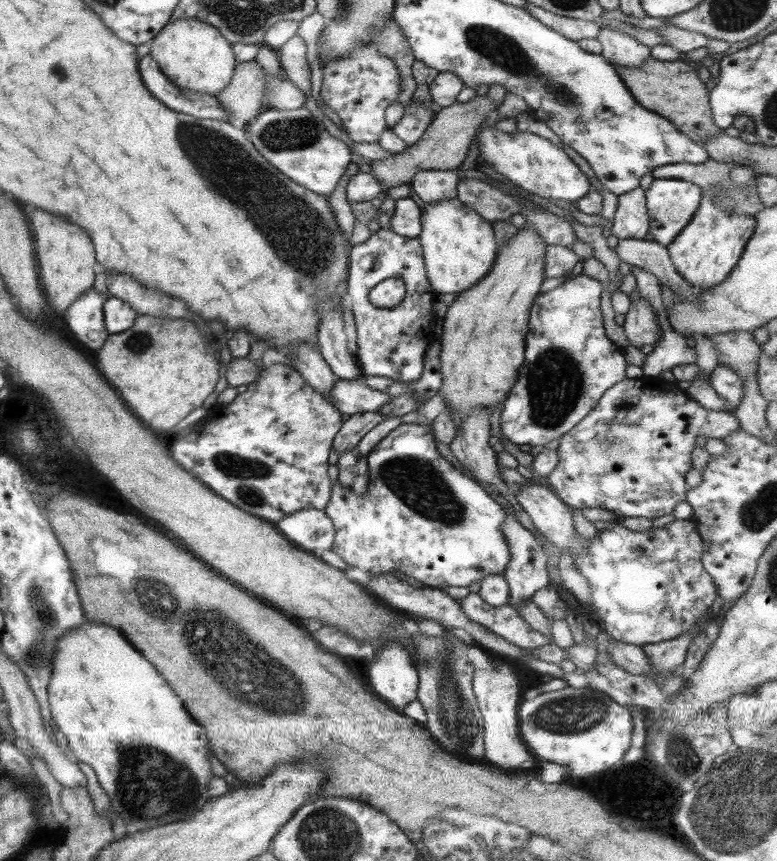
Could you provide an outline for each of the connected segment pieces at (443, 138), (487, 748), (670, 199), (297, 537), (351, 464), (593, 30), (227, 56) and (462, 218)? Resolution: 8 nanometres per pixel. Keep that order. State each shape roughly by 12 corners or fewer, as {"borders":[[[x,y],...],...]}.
{"borders":[[[487,95],[441,107],[415,144],[371,161],[388,190],[420,170],[455,171],[497,108]],[[488,655],[472,693],[484,760],[510,771],[536,762],[519,738],[515,672]],[[654,178],[644,190],[647,238],[664,247],[697,210],[702,189]],[[308,508],[273,523],[303,551],[328,550],[334,537],[323,510]],[[355,448],[337,457],[338,483],[356,495],[367,484],[366,458]],[[527,1],[533,18],[569,40],[594,39],[599,26],[553,14]],[[168,22],[150,57],[184,93],[215,97],[237,62],[216,28]],[[460,197],[420,208],[424,269],[459,294],[496,255],[490,221]]]}

